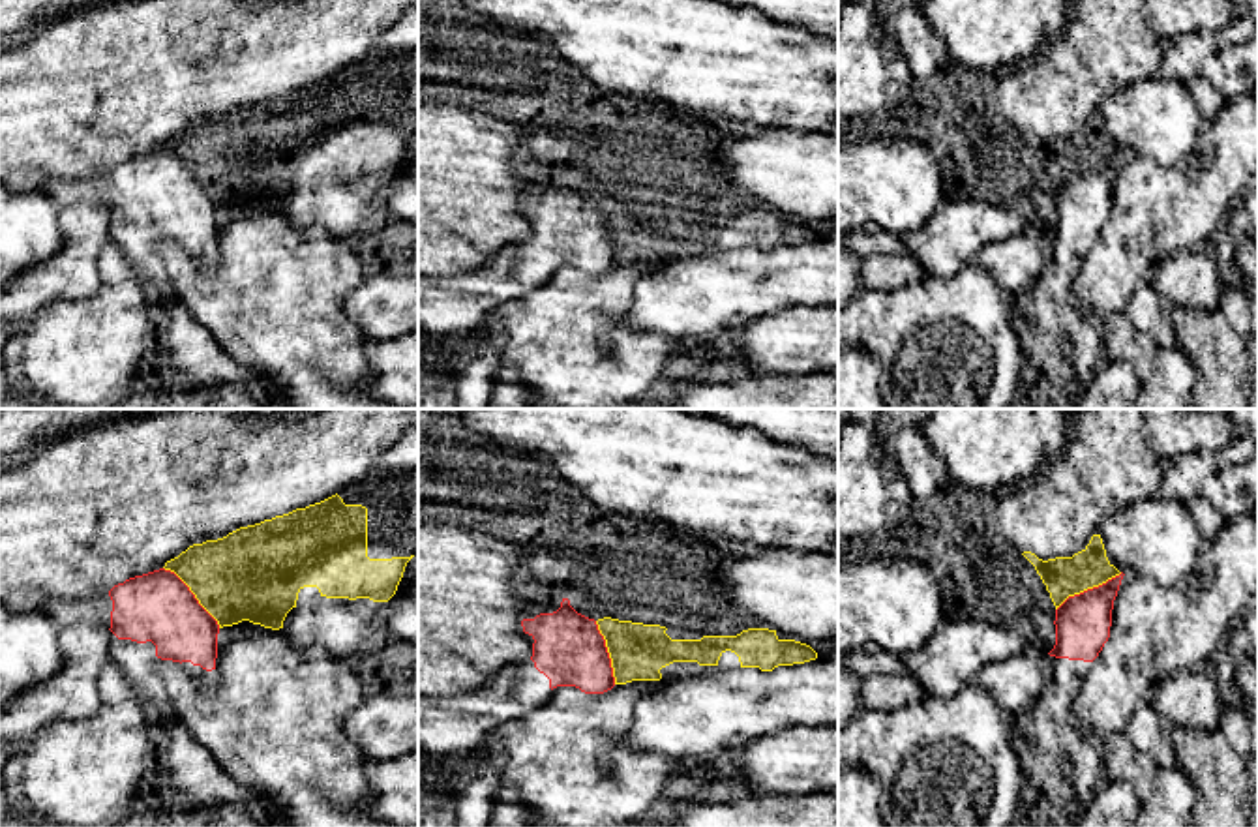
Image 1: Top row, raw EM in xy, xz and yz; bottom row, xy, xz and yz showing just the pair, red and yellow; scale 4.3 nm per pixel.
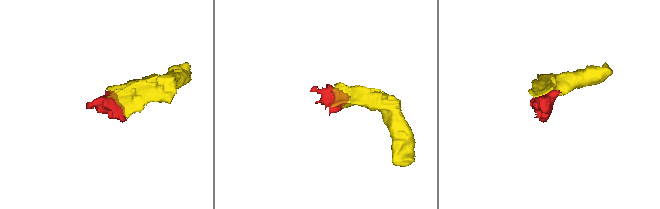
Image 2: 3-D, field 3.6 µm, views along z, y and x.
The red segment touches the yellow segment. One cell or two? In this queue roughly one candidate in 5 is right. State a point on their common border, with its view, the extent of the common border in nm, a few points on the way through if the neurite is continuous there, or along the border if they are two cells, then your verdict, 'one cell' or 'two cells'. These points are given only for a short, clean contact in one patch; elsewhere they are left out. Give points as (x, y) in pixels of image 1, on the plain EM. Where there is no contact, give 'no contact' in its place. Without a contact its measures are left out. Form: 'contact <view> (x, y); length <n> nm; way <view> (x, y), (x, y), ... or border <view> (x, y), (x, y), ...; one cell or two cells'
contact xy (194, 175); length 360 nm; two cells

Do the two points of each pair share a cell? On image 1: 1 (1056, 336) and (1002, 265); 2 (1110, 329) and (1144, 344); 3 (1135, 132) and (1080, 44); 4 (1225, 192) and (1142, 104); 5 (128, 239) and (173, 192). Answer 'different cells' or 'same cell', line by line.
1: different cells
2: same cell
3: different cells
4: different cells
5: same cell

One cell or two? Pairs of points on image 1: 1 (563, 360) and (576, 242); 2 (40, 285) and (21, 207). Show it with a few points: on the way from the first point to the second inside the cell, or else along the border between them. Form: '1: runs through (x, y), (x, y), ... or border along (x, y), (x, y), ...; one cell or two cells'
1: border along (615, 265), (602, 272), (561, 267), (537, 289); two cells
2: border along (64, 233), (64, 244), (51, 259), (19, 274); two cells

